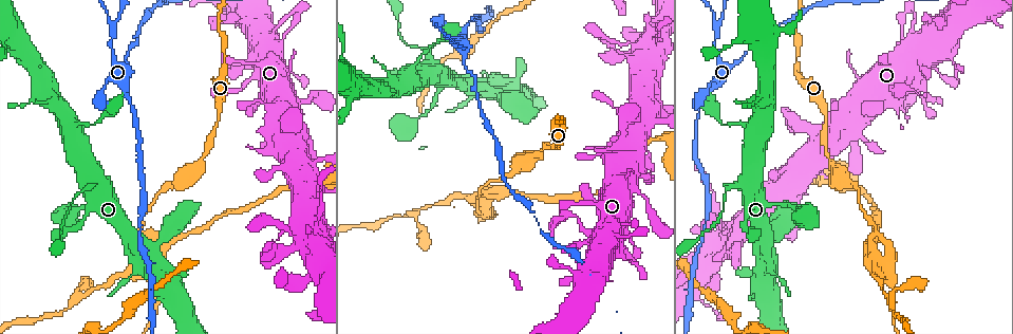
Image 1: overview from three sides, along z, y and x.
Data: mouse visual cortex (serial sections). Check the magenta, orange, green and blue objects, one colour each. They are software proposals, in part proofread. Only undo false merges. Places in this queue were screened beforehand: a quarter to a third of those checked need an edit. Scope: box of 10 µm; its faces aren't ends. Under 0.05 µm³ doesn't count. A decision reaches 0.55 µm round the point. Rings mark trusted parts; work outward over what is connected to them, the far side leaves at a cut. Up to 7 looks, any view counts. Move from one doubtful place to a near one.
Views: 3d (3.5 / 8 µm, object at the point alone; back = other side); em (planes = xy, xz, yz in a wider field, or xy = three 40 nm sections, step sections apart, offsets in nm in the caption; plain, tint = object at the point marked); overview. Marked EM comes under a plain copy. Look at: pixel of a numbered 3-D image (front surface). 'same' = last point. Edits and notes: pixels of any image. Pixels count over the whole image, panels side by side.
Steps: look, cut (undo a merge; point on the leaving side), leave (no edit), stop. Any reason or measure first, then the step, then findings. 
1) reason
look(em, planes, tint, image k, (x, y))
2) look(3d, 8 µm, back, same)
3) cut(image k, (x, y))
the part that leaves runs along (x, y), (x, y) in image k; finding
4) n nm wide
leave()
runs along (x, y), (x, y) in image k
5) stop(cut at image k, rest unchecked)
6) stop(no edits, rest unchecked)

look(em, xy, step 5, tint, image 1, (132, 113))

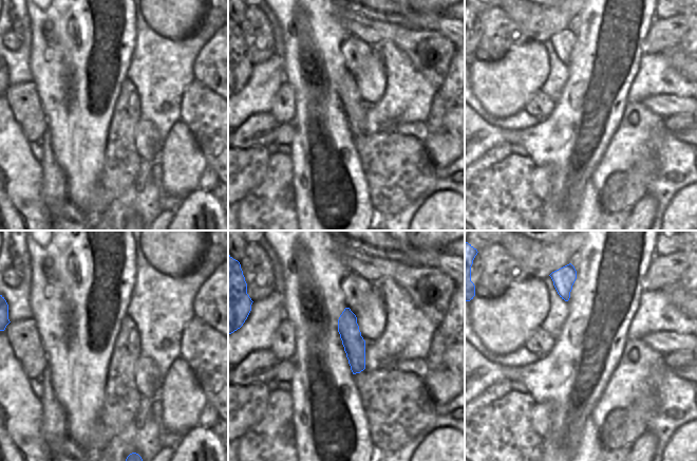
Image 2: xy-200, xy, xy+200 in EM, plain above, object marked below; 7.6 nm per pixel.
look(3d, 3.5 µm, same)

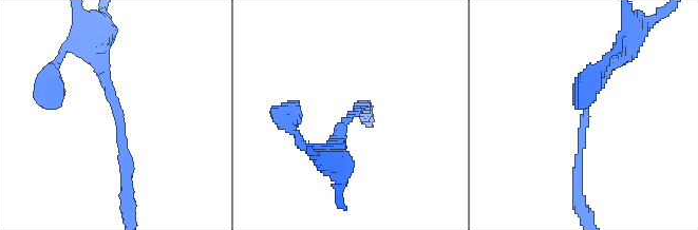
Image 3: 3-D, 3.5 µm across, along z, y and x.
leave()
all the same cell

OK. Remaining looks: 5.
calibre changes
look(3d, 3.5 µm, image 1, (727, 189))

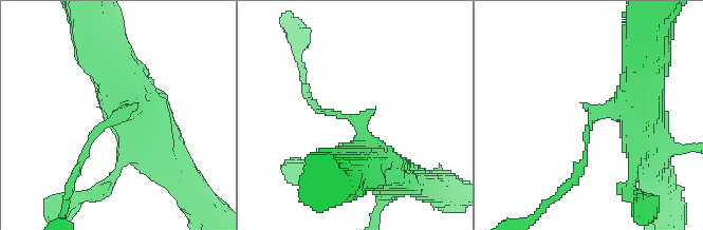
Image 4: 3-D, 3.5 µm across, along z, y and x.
arms of 100, 500 nm
look(em, xy, step 2, tint, image 4, (595, 115))

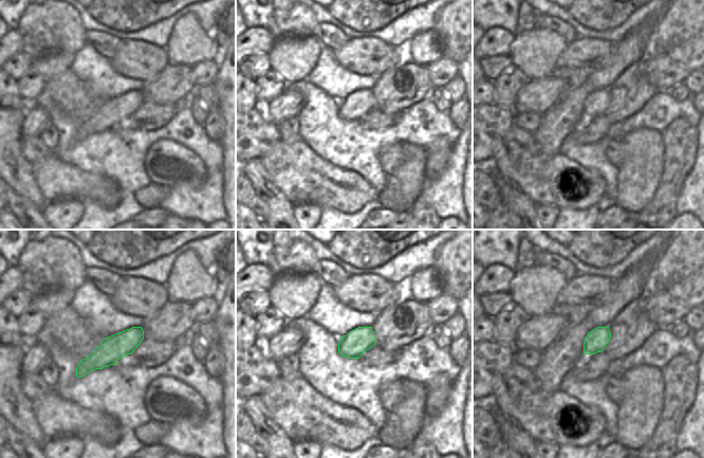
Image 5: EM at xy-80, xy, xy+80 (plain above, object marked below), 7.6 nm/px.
leave()
runs along (140, 330), (78, 373) in image 5; one cell here

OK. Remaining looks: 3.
three arms meet
look(3d, 3.5 µm, image 1, (715, 32))

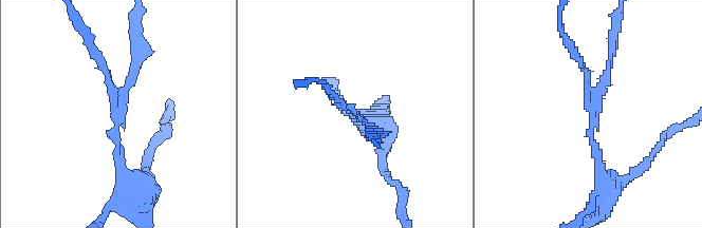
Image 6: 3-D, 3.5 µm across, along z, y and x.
3 arms; arms of 100, 100, 150 nm; now the EM
look(em, xy, step 3, tint, image 6, (117, 112))

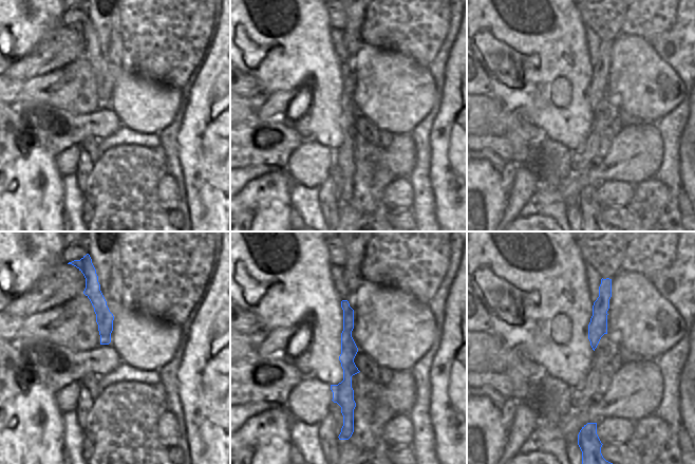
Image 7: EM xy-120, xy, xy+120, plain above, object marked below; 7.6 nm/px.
cut(image 6, (135, 57))
border along (111, 313), (100, 322), (98, 330) in image 7; two cells meet here

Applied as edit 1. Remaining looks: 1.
stop(cut at image 6, rest unchecked)

